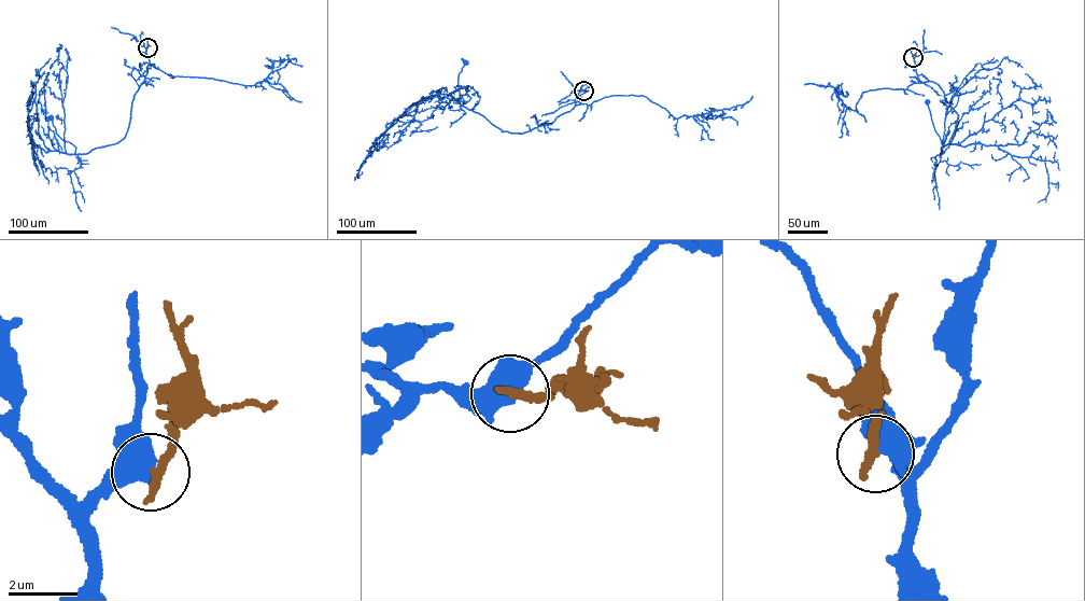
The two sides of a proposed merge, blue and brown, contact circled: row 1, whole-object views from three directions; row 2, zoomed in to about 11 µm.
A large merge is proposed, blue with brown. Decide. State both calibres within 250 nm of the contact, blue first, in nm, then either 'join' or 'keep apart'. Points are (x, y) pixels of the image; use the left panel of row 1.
550 nm thick on the blue side, 320 nm on the other; keep apart

